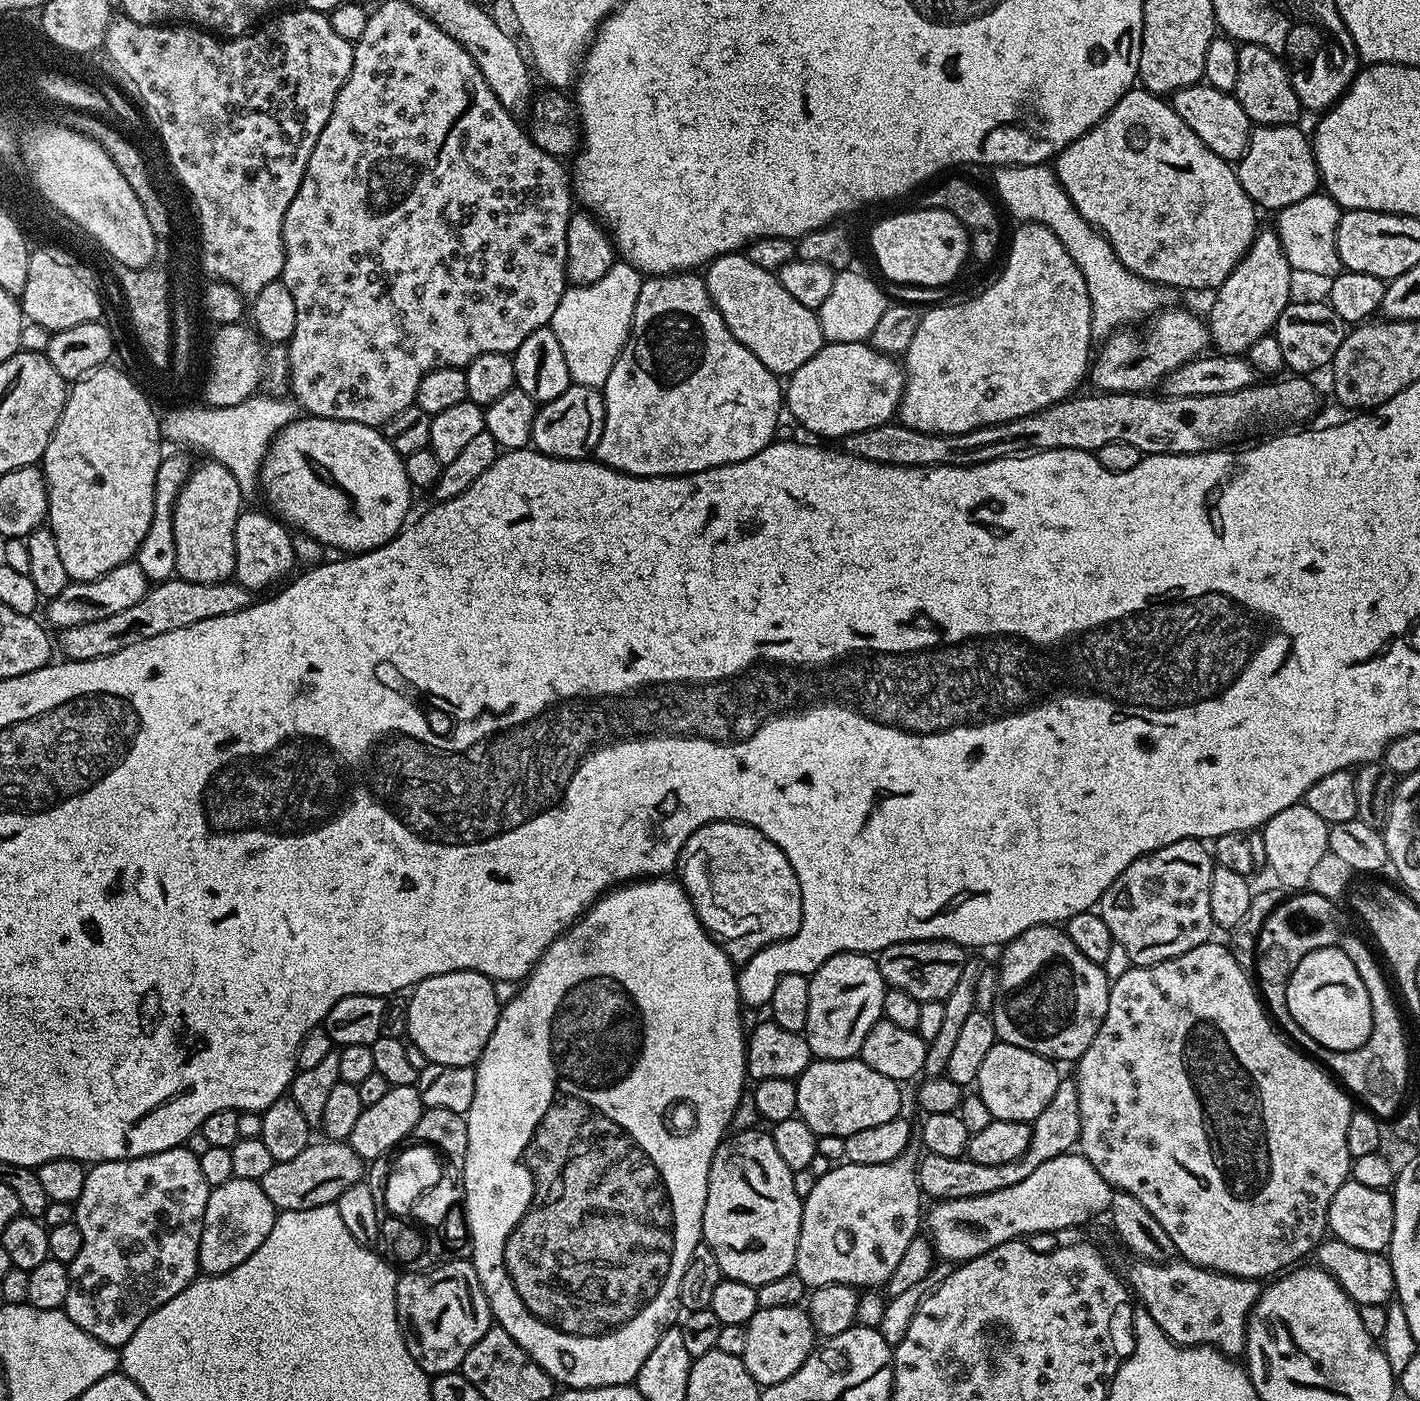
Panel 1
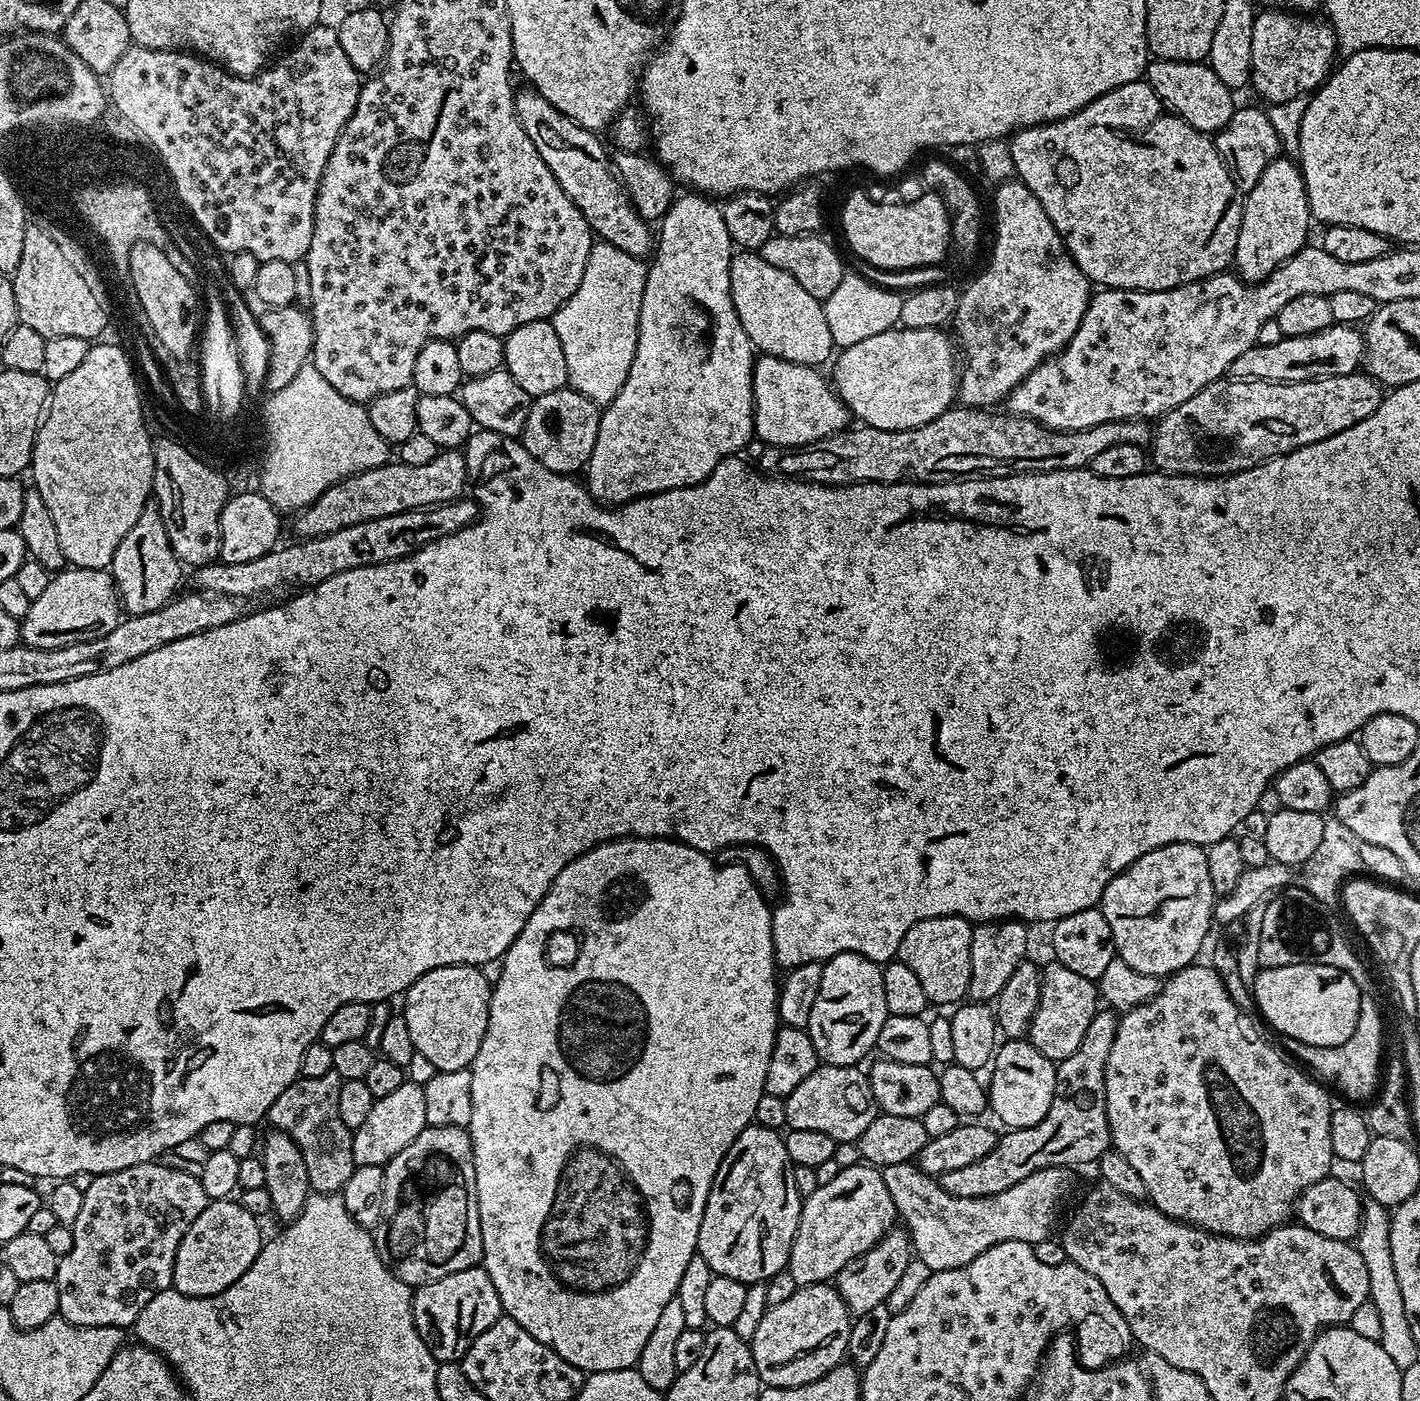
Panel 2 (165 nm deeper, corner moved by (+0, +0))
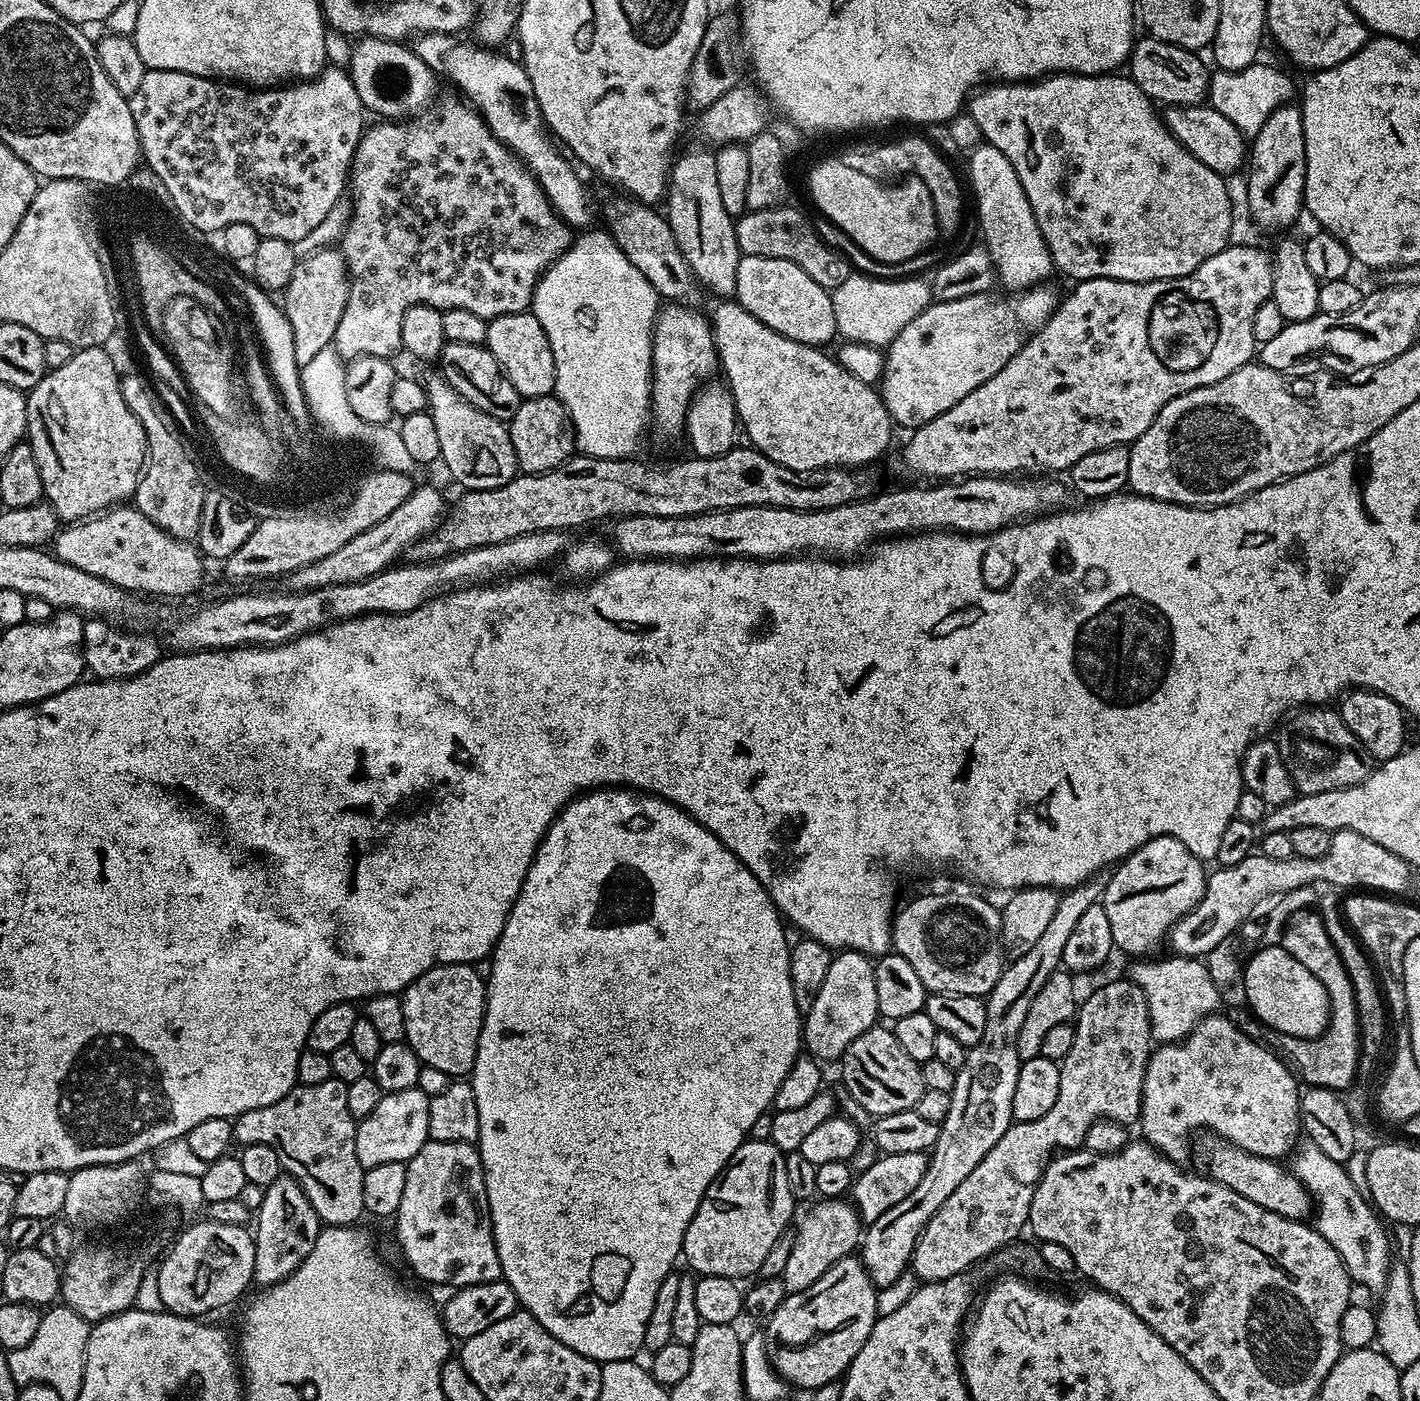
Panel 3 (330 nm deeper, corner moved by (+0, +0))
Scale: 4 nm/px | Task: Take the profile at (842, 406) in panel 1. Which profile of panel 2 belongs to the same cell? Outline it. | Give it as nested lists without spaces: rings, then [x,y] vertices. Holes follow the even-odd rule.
[[[897,326],[862,342],[854,342],[854,346],[843,349],[835,357],[836,369],[832,376],[830,372],[830,380],[836,395],[849,413],[860,419],[857,421],[861,425],[878,430],[910,430],[938,418],[938,414],[953,407],[958,396],[958,352],[953,337],[946,333],[944,328],[910,330]]]

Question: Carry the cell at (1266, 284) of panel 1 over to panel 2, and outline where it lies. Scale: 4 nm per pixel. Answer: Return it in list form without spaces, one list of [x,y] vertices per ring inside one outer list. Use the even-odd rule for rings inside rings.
[[[1278,158],[1266,166],[1262,178],[1243,197],[1242,226],[1238,230],[1238,246],[1234,257],[1234,272],[1241,280],[1256,284],[1265,280],[1282,262],[1286,262],[1309,243],[1308,195],[1299,163],[1292,158]]]

